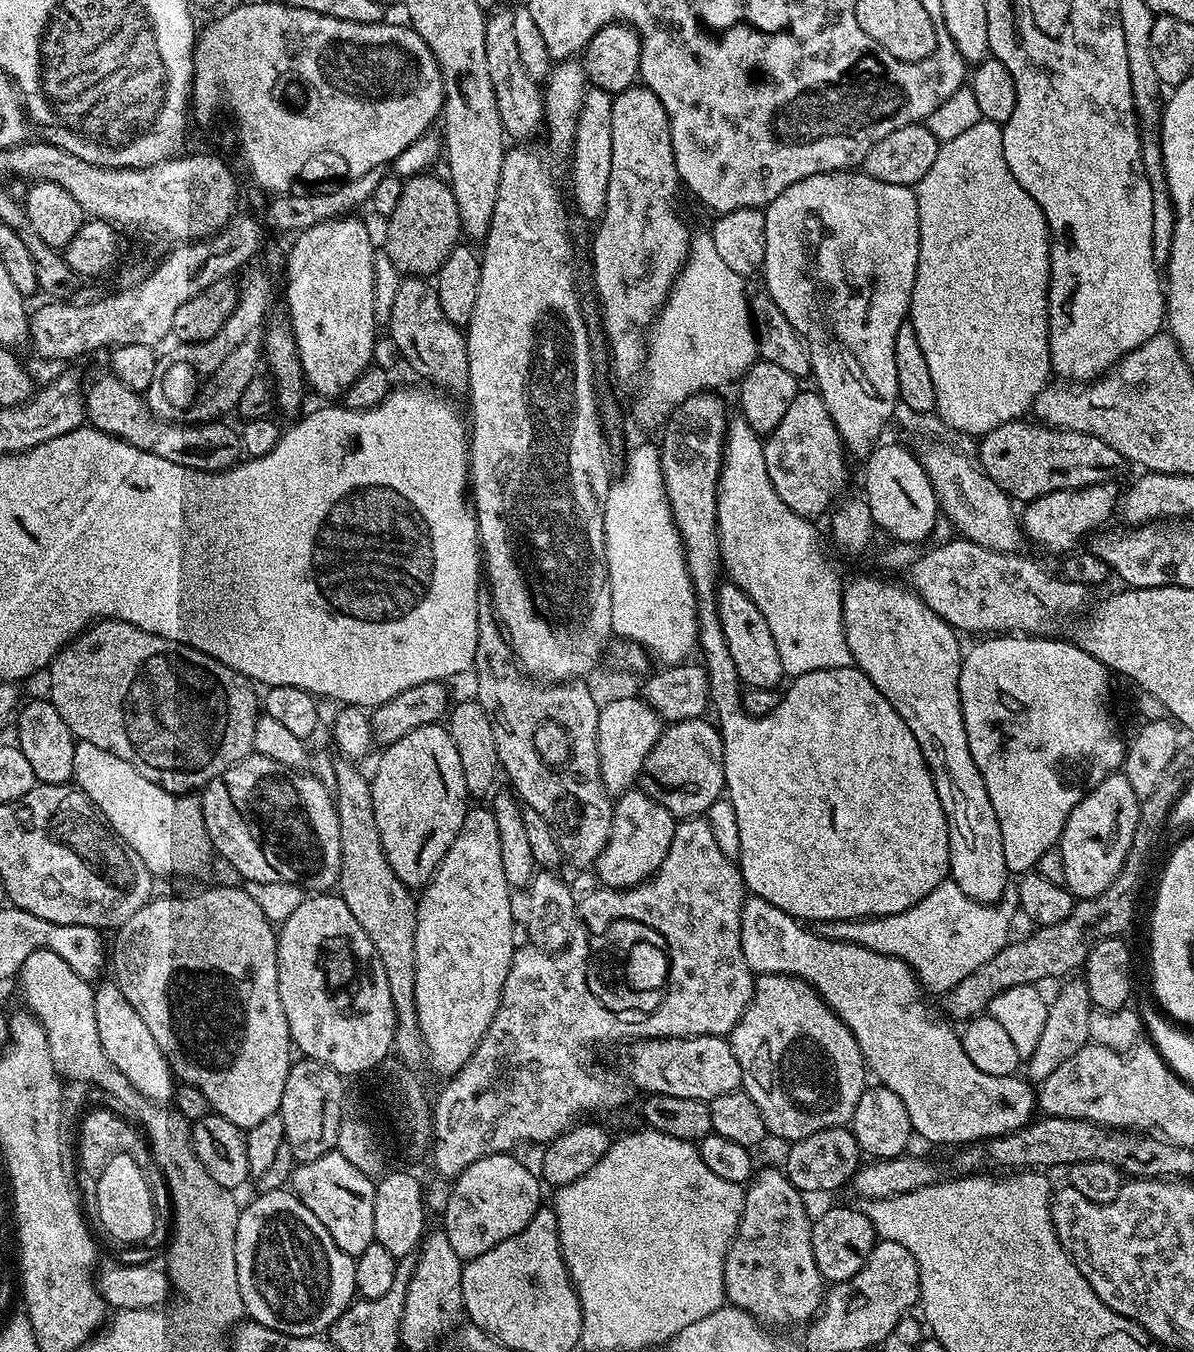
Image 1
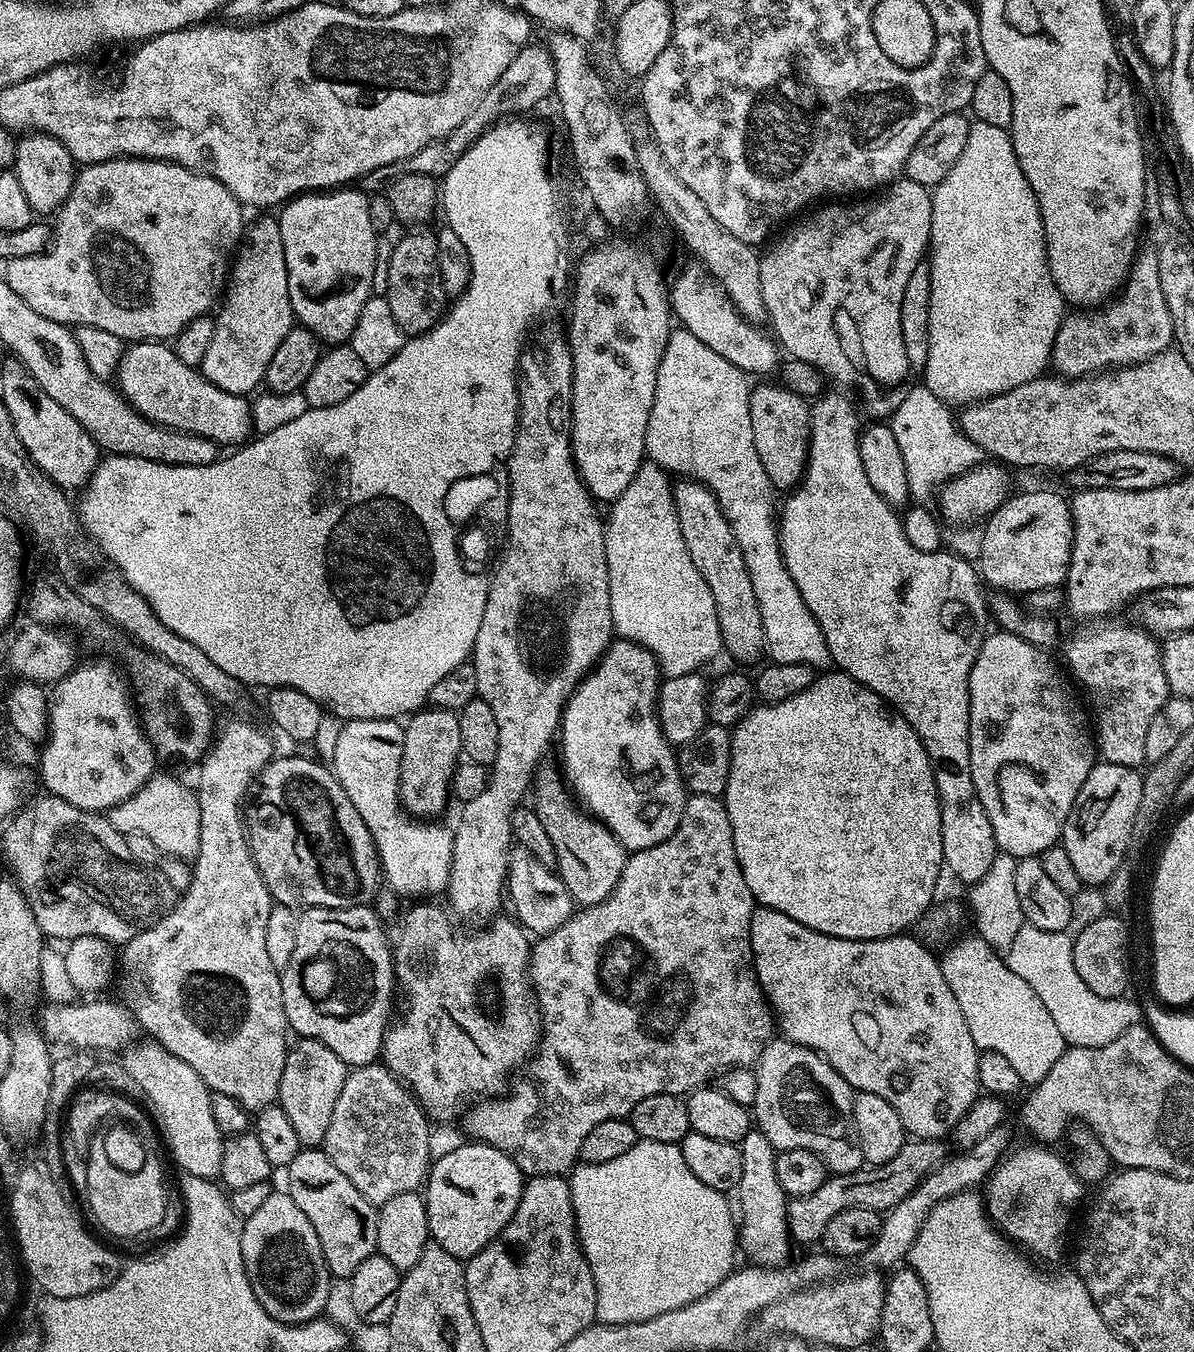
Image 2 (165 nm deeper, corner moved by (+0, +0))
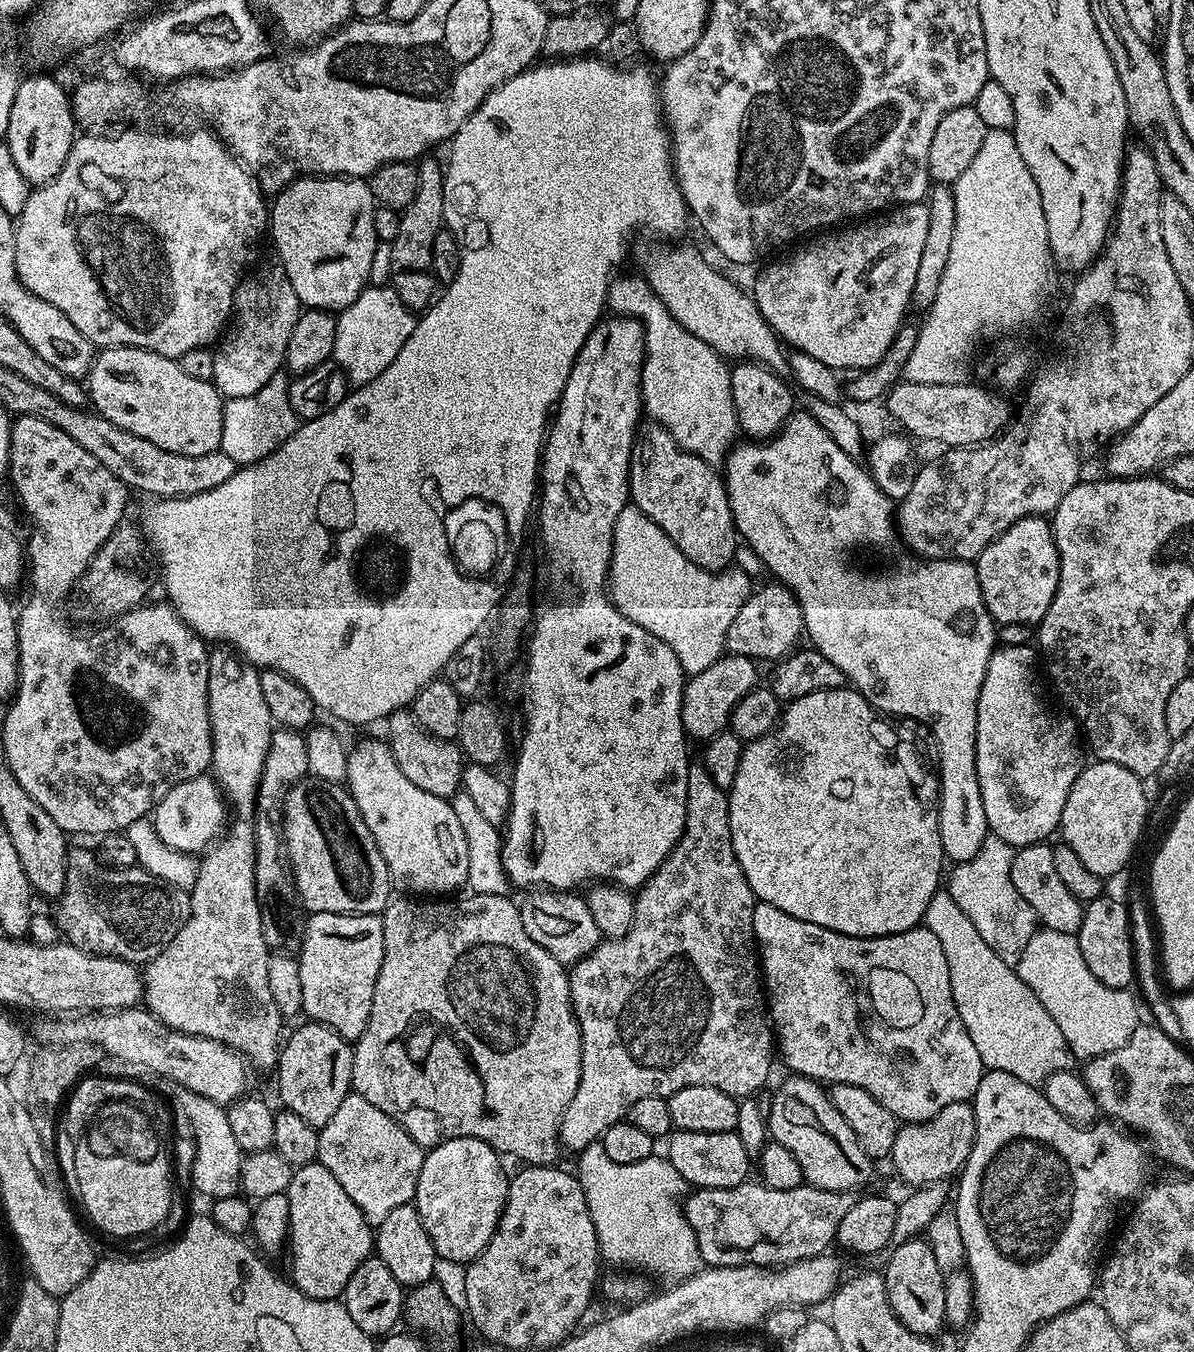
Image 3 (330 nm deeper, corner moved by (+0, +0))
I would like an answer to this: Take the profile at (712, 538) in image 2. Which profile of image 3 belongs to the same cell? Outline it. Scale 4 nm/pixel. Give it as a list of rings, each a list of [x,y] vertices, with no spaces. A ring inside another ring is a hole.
[[[655,422],[639,425],[628,486],[631,503],[658,522],[670,542],[674,542],[690,562],[709,570],[723,570],[735,561],[732,559],[736,556],[738,533],[721,473],[678,446],[662,425]]]

